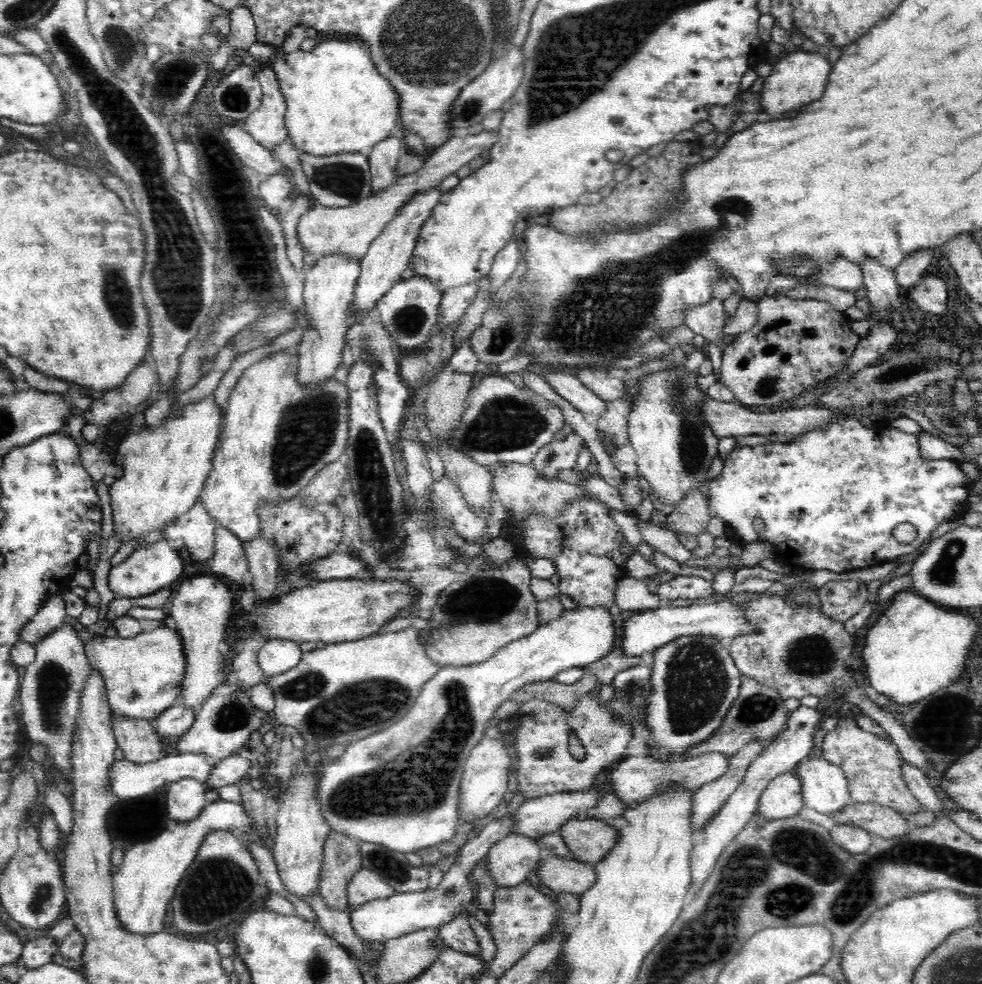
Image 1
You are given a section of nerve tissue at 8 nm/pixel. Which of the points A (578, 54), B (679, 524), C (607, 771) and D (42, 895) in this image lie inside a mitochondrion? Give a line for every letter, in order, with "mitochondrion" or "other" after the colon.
A: mitochondrion
B: other
C: other
D: mitochondrion

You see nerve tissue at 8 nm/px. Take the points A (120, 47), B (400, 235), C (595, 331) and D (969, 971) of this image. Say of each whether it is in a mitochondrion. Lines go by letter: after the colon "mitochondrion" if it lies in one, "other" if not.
A: mitochondrion
B: other
C: mitochondrion
D: mitochondrion

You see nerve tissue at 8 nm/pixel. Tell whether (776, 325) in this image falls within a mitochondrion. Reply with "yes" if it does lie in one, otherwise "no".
no

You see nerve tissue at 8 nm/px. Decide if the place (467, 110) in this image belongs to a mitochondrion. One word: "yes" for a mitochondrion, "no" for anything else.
yes

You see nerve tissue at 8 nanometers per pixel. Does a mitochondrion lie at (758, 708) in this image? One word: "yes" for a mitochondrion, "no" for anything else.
yes

